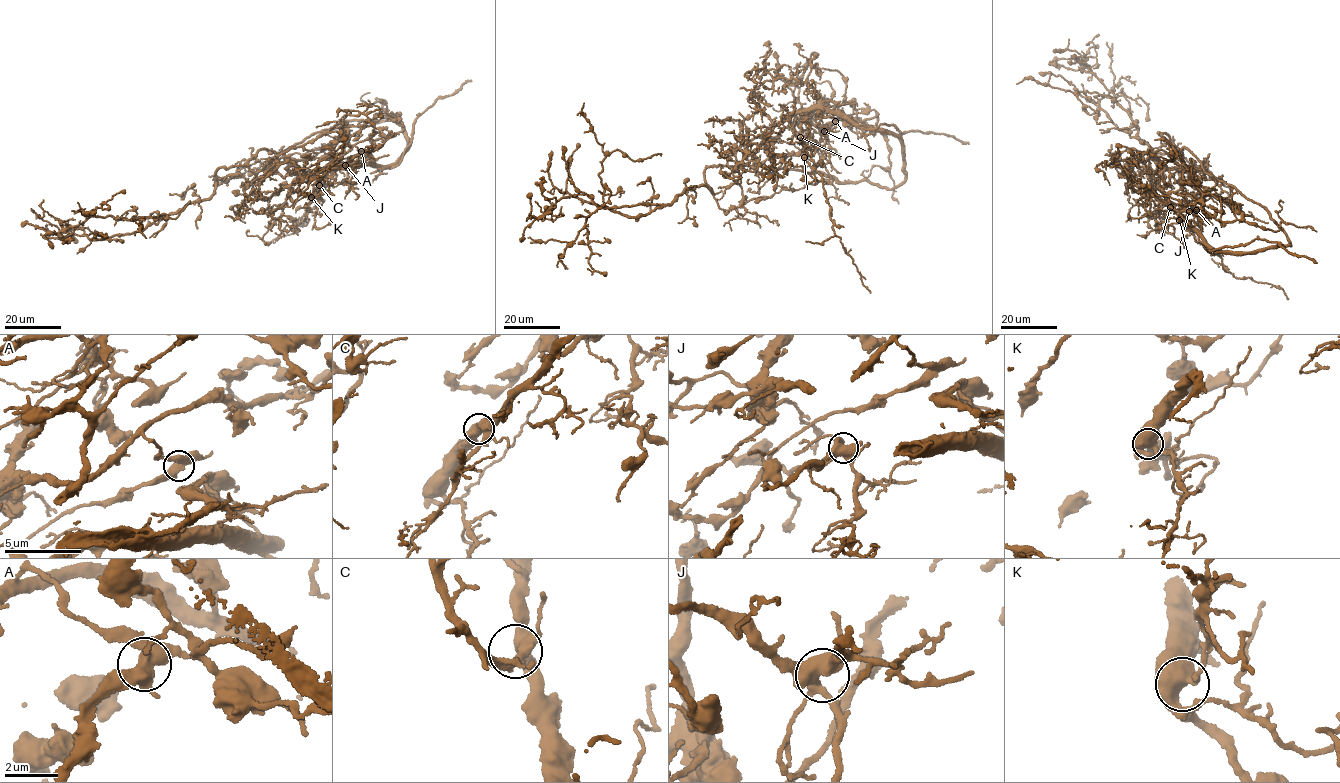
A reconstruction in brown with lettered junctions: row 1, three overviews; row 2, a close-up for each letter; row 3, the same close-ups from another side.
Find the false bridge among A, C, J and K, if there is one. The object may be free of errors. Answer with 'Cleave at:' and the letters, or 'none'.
Cleave at: none

